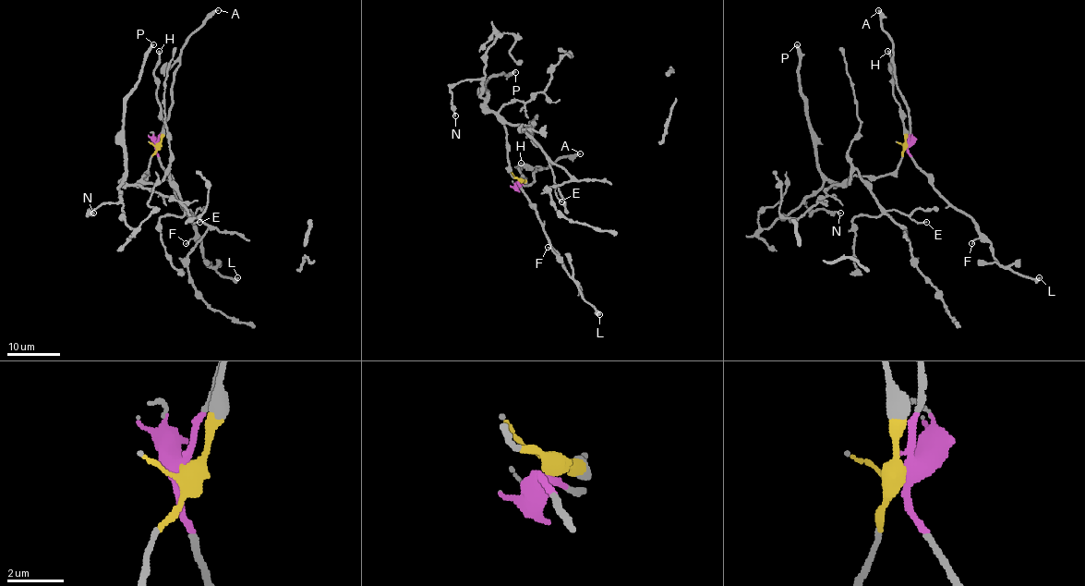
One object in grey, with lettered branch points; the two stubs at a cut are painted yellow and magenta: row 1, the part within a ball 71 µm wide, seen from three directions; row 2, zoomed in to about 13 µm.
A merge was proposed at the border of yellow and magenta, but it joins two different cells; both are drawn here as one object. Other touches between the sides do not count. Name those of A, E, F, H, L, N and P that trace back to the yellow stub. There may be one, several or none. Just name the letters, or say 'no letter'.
E, H, N, P

